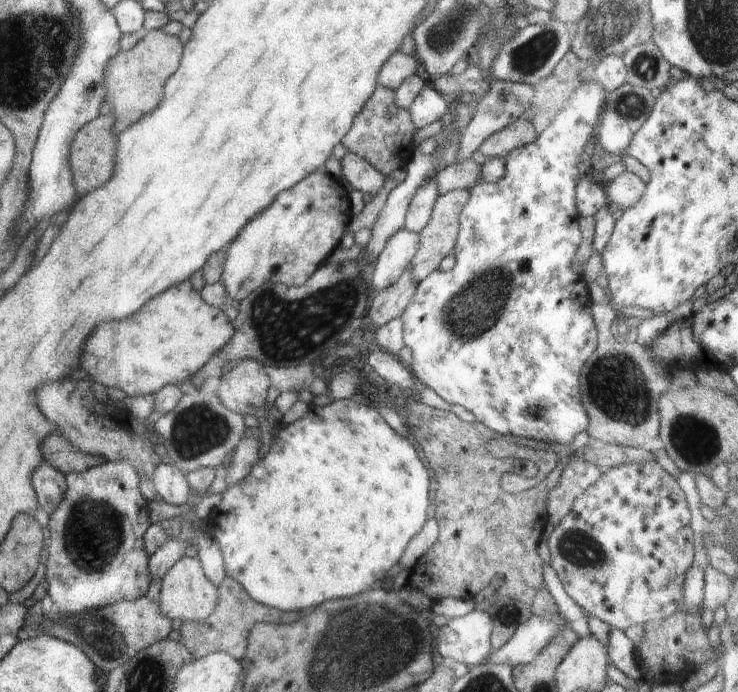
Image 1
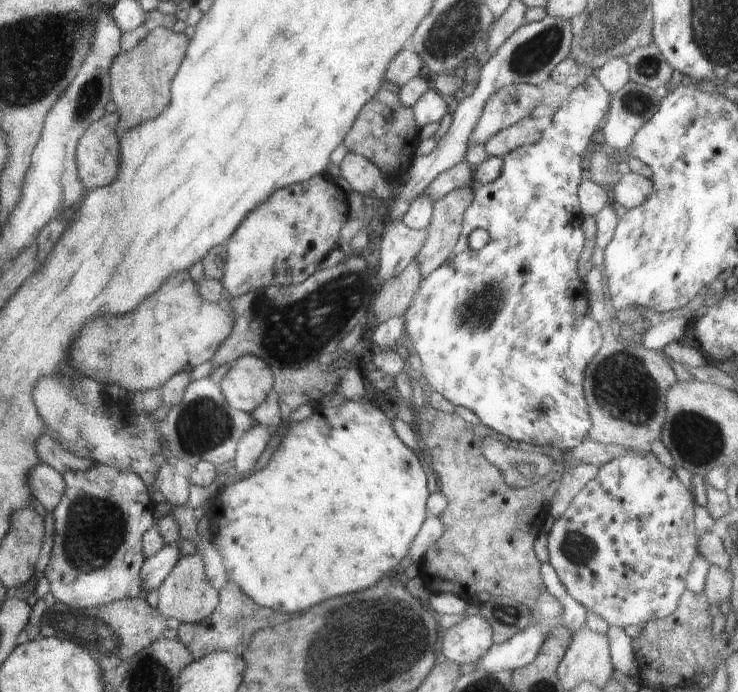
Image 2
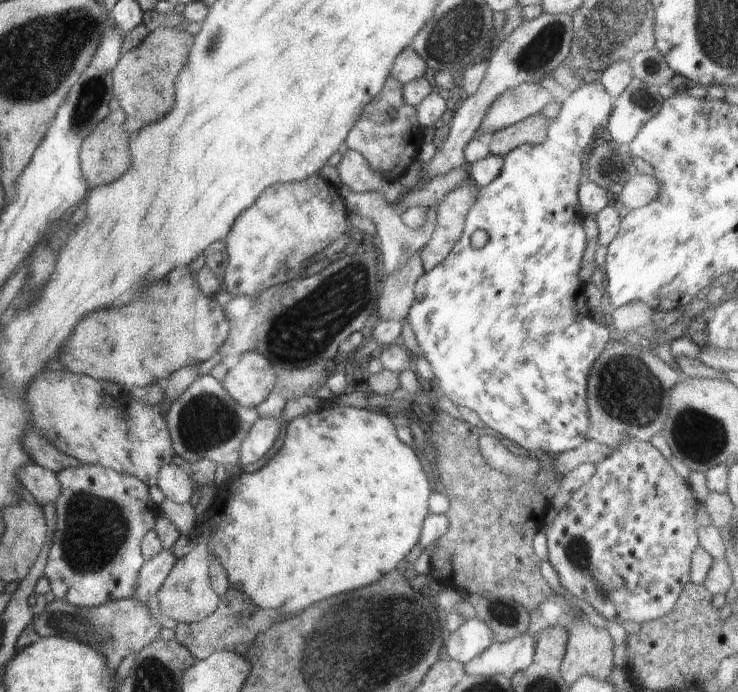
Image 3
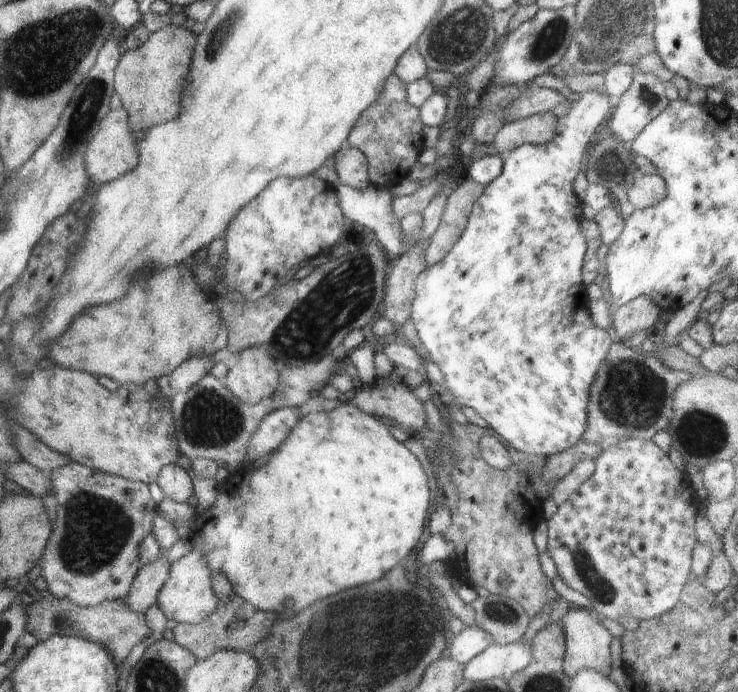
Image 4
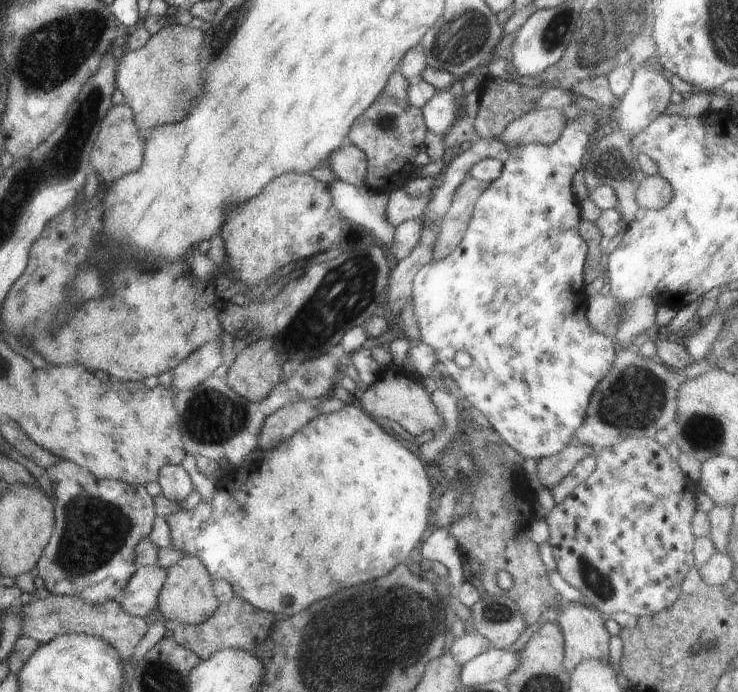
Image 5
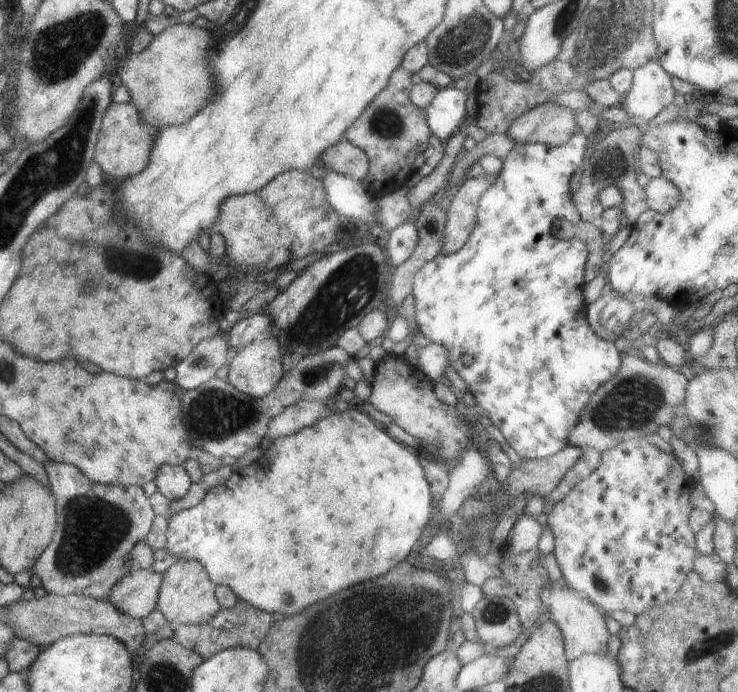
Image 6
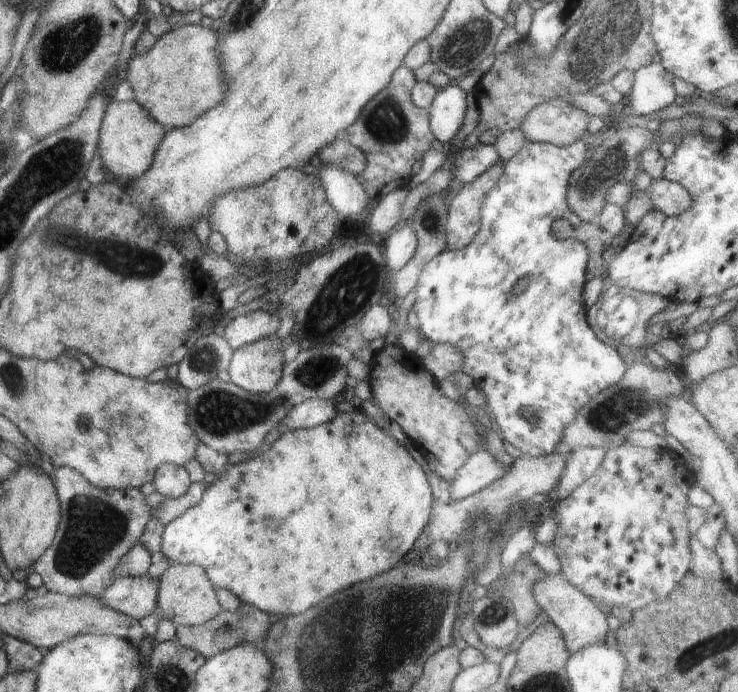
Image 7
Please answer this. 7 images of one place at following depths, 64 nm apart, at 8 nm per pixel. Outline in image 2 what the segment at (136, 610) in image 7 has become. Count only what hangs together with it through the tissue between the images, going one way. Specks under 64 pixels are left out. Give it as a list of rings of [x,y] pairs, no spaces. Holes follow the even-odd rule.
[[[167,544],[158,554],[147,558],[141,568],[142,592],[147,594],[158,590],[180,557],[178,545]]]

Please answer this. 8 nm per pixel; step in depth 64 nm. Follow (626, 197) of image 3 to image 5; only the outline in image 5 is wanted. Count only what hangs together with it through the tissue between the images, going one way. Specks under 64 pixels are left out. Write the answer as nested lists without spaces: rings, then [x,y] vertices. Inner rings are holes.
[[[647,175],[639,182],[636,190],[636,202],[642,209],[660,210],[674,196],[669,182],[660,175]]]

